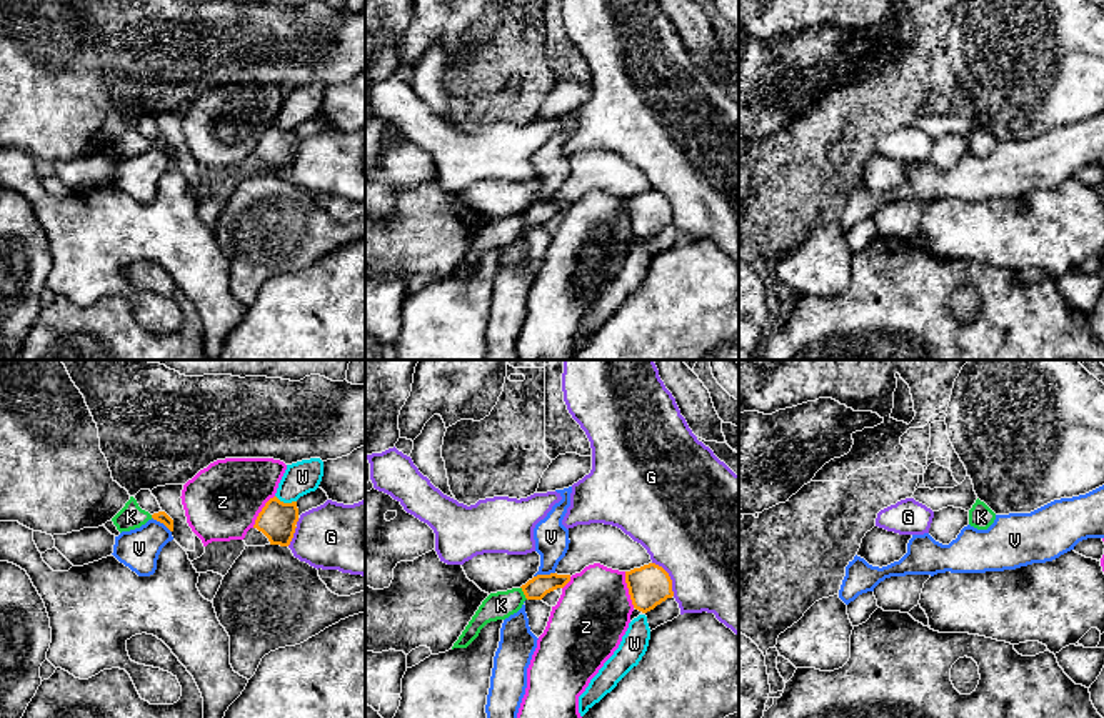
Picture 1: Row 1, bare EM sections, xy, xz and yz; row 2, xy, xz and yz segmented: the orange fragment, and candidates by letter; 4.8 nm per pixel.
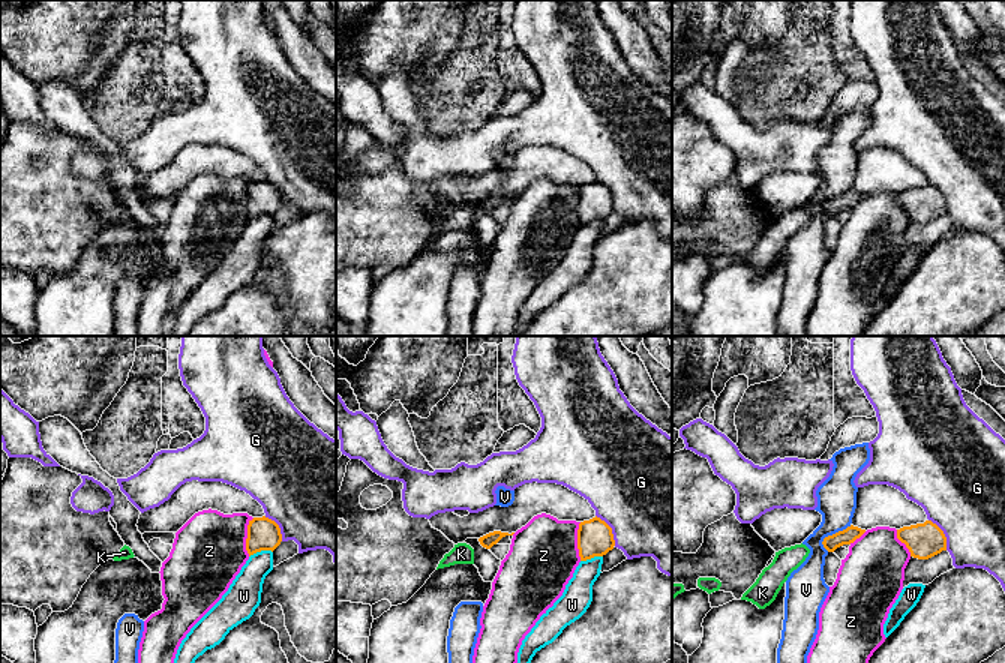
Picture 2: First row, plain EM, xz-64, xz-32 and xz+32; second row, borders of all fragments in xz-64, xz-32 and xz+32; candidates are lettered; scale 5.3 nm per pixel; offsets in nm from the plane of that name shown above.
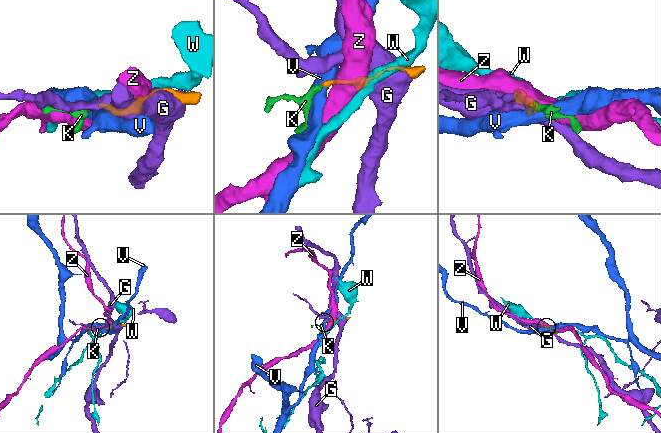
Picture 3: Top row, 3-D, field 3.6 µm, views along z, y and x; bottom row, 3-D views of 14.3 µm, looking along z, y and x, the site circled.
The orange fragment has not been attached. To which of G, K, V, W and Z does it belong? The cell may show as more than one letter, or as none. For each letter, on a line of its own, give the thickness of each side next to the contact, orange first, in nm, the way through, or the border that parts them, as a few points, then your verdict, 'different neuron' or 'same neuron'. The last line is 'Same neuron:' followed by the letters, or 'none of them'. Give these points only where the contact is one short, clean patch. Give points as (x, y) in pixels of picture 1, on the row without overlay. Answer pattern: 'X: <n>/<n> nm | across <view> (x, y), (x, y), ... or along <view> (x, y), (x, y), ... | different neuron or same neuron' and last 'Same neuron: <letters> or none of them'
G: 200/500 nm | different neuron
K: 110/140 nm | across xz (536, 215), (524, 220), (501, 232) | same neuron
V: 110/160 nm | along xz (554, 199), (534, 204) | different neuron
W: 180/160 nm | different neuron
Z: 200/360 nm | different neuron
Same neuron: K

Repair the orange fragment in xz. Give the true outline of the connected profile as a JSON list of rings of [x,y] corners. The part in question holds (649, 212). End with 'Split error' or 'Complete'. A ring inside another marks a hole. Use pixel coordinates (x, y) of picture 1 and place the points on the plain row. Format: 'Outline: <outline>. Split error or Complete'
Outline: [[[655,190],[625,198],[625,210],[634,235],[642,240],[674,223],[669,200]]]. Complete

